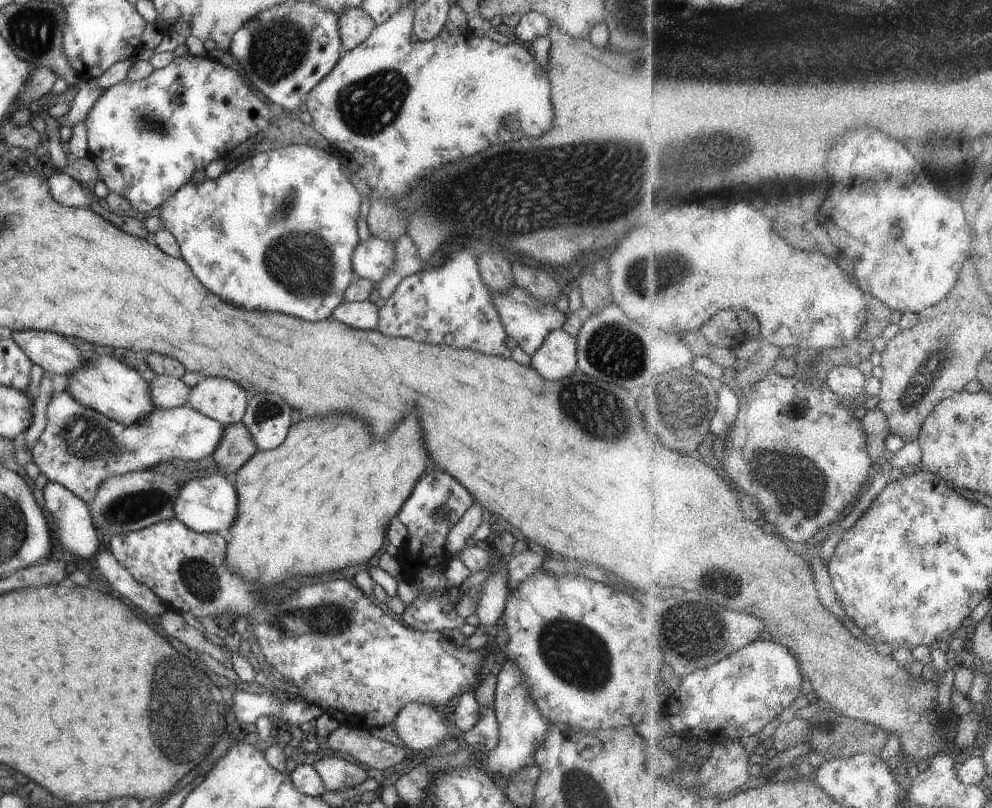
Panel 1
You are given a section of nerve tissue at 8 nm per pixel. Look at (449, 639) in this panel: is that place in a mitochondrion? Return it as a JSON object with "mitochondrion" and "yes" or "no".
{"mitochondrion":"no"}

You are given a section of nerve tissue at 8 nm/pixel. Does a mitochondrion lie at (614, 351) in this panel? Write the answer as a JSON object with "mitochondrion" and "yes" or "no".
{"mitochondrion":"yes"}

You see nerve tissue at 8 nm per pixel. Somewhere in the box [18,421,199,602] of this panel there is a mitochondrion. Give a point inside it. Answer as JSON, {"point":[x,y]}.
{"point":[127,509]}

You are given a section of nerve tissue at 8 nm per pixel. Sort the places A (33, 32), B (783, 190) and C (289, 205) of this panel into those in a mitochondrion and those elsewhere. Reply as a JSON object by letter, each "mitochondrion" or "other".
{"A":"mitochondrion","B":"other","C":"mitochondrion"}

